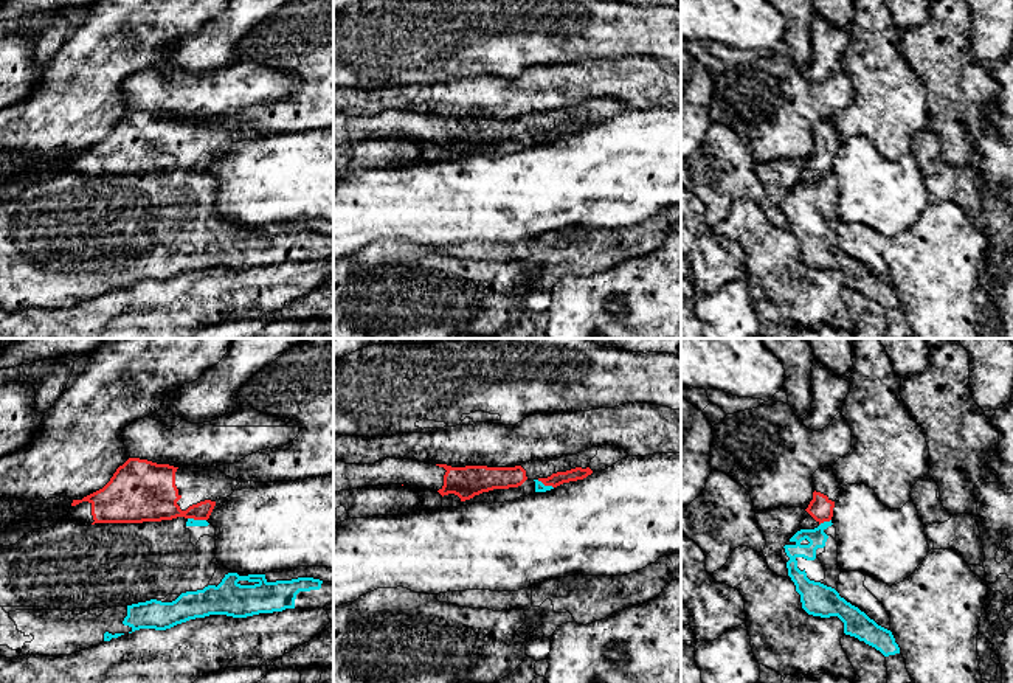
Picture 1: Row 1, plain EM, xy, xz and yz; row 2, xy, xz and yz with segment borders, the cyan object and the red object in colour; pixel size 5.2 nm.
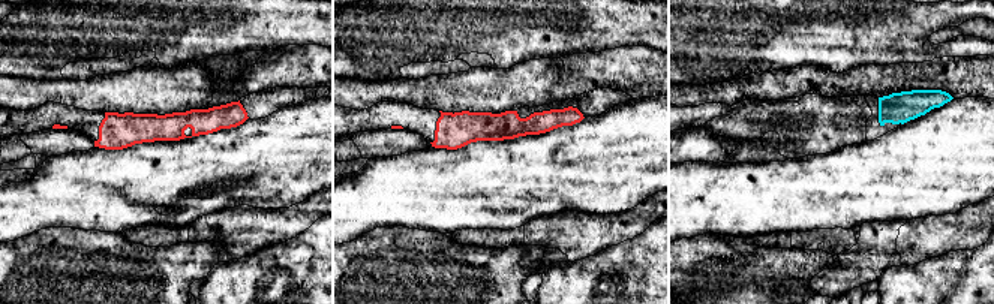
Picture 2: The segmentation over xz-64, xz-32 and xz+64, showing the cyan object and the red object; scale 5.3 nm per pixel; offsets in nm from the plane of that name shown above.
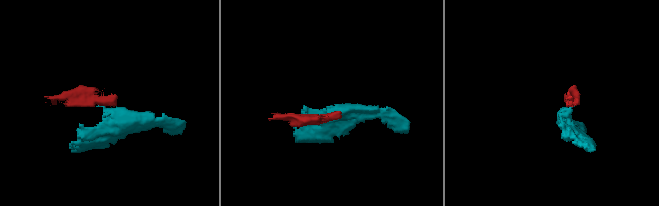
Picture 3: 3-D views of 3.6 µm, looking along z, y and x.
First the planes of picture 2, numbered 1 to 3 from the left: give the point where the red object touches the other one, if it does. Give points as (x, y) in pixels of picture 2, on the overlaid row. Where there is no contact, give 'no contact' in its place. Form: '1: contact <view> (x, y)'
1: no contact
2: no contact
3: no contact

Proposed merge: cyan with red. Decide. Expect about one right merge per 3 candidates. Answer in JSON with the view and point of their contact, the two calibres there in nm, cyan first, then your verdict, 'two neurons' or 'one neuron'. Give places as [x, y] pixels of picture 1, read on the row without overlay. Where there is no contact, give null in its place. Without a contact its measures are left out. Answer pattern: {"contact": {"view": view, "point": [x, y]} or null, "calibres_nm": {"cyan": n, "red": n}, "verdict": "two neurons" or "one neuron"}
{"contact": {"view": "yz", "point": [824, 174]}, "calibres_nm": {"cyan": 90, "red": 120}, "verdict": "two neurons"}

